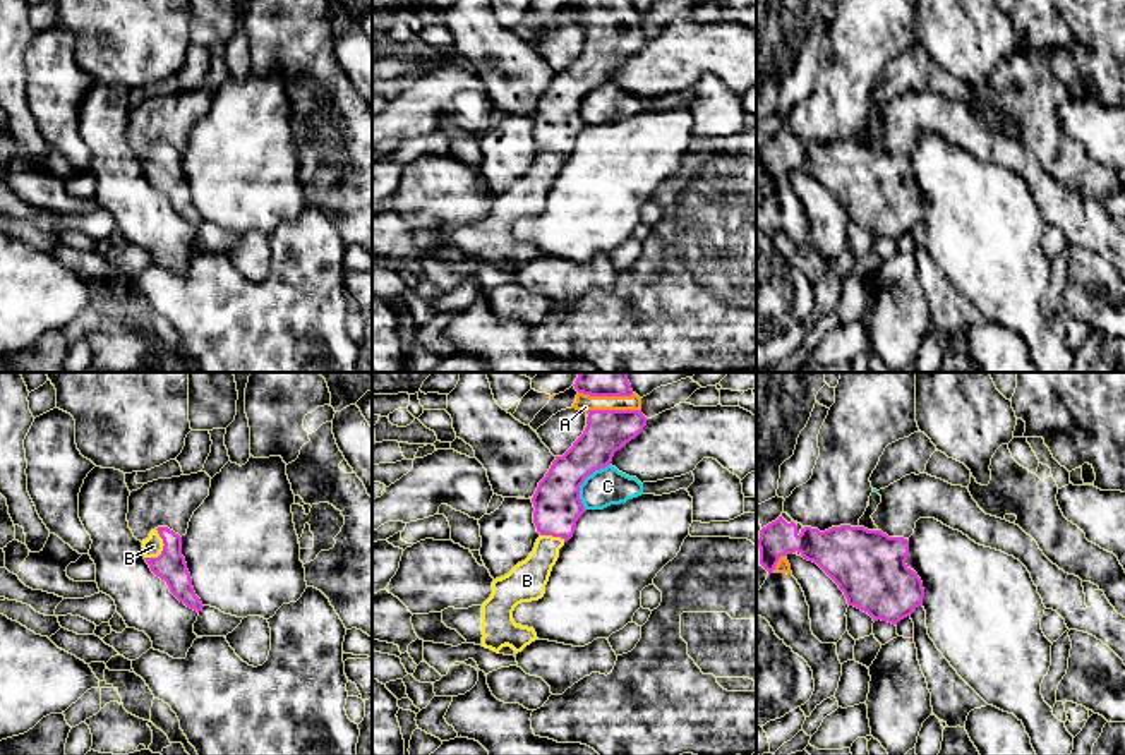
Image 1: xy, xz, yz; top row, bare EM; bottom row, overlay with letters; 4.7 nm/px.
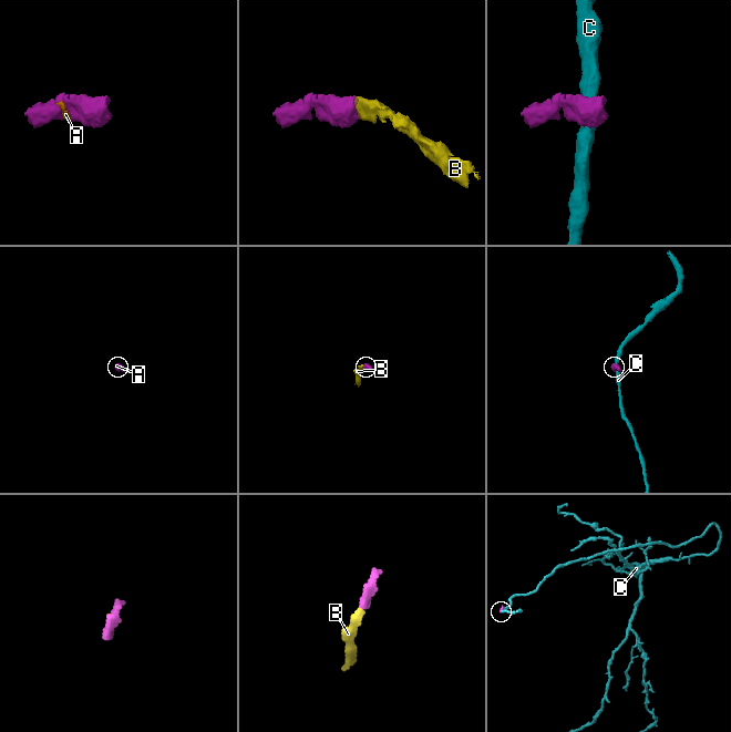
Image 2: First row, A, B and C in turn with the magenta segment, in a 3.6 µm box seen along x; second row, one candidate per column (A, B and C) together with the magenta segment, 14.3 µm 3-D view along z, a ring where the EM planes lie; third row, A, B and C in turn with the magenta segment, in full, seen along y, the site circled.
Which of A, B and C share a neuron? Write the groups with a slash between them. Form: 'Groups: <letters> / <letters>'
Groups: A B / C

